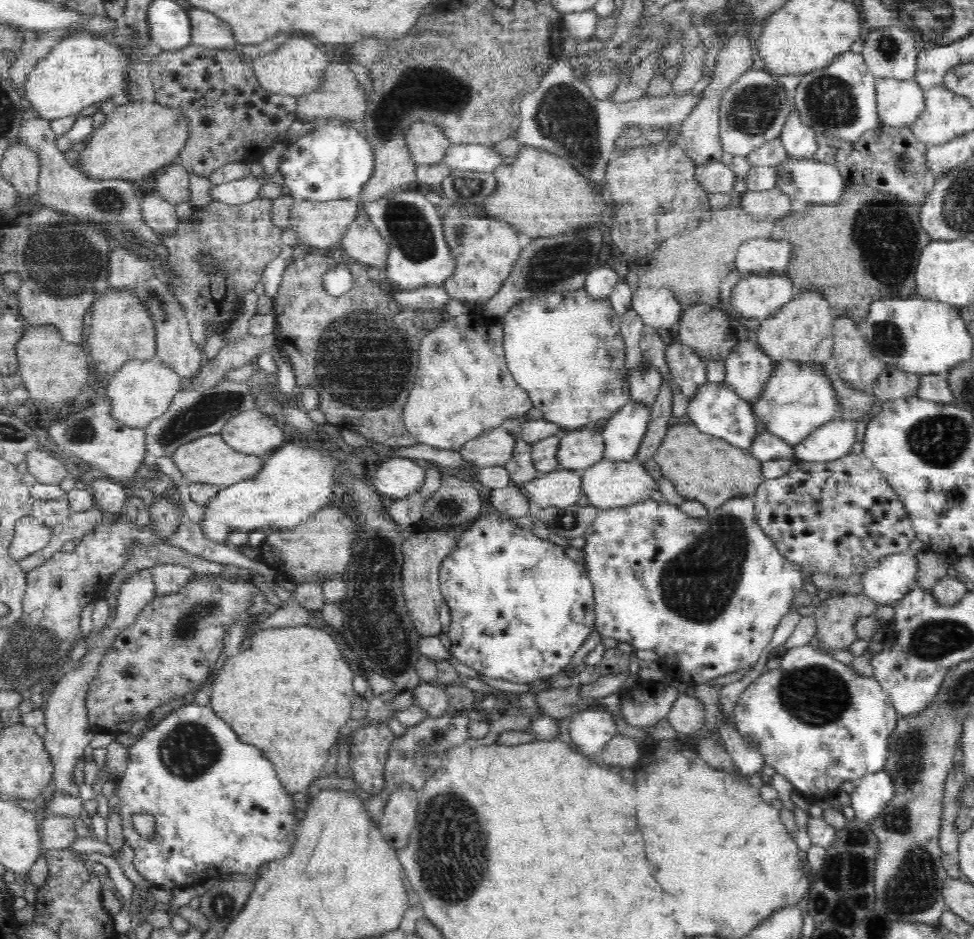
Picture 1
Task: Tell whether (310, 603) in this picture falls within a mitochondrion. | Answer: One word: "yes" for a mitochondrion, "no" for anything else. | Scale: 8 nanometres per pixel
no

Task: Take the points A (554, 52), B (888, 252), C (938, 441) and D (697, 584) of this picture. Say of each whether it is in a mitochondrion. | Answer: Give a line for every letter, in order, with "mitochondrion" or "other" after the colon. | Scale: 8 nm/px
A: other
B: mitochondrion
C: mitochondrion
D: mitochondrion

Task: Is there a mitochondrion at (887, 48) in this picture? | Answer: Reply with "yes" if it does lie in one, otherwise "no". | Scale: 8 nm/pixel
yes

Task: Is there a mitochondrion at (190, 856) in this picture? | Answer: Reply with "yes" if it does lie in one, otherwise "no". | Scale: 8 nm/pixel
no

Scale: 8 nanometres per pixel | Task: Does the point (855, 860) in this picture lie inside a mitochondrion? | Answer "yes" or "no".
yes

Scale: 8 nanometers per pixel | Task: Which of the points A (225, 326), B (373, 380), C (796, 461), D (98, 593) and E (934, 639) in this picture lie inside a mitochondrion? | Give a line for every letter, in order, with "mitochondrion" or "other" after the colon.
A: other
B: mitochondrion
C: other
D: other
E: mitochondrion

